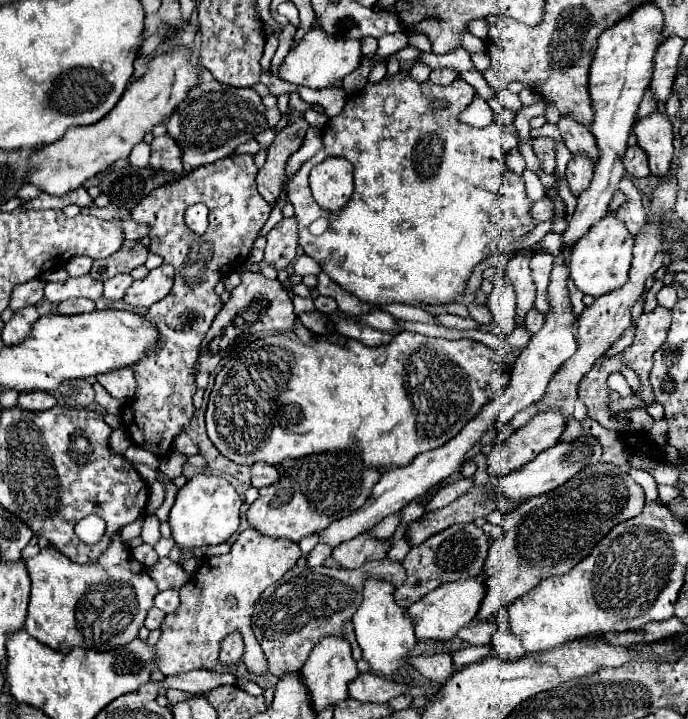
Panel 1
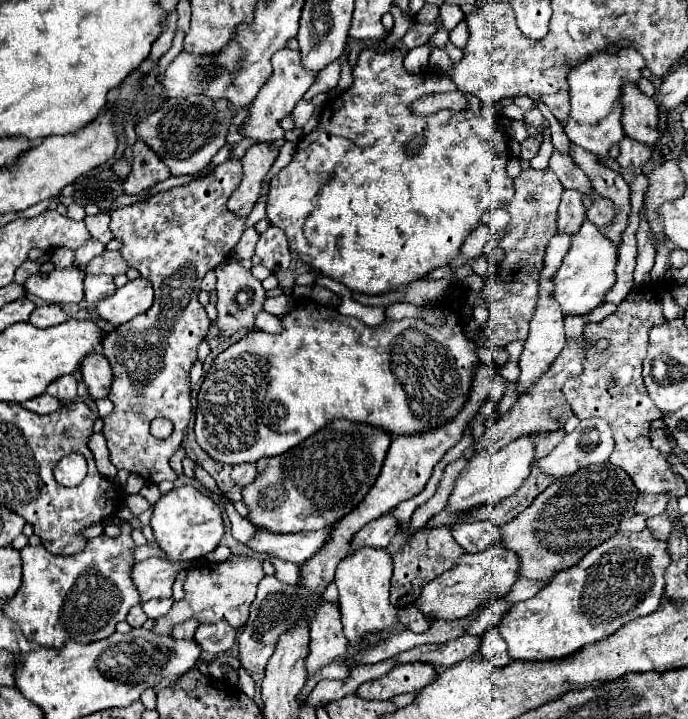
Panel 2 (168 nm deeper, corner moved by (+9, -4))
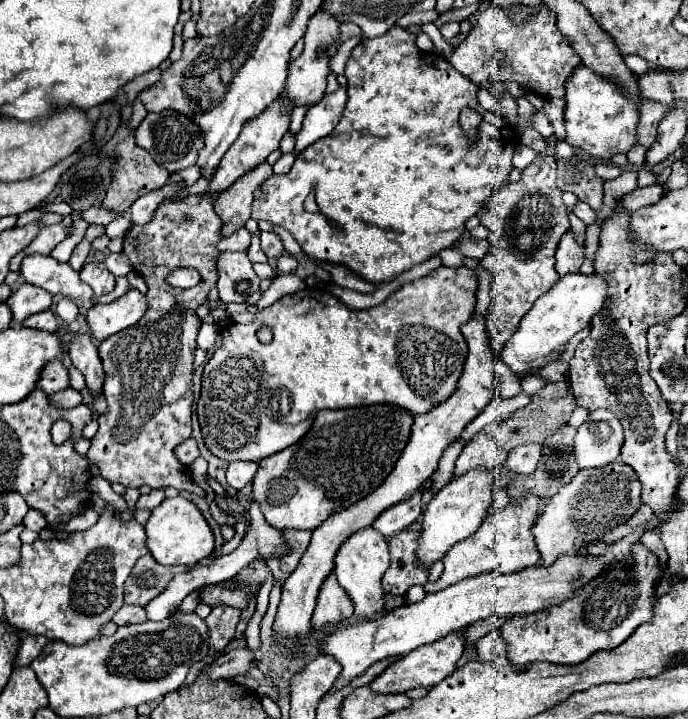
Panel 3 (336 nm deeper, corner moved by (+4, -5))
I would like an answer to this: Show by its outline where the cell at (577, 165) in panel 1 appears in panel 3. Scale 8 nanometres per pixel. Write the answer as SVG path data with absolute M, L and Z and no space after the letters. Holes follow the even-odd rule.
M570 231L564 233L564 237L560 241L560 247L556 251L556 271L558 271L558 275L566 277L566 275L572 275L572 273L578 273L582 261L584 261L584 249L576 243L576 239Z

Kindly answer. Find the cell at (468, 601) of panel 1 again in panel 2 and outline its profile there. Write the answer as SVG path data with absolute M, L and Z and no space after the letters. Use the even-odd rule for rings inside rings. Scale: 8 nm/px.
M499 542L491 544L487 550L477 554L463 554L455 568L447 570L435 578L435 582L427 584L421 592L421 598L415 602L419 612L429 620L459 620L473 614L487 598L505 596L515 580L519 578L519 560L509 550L503 550Z

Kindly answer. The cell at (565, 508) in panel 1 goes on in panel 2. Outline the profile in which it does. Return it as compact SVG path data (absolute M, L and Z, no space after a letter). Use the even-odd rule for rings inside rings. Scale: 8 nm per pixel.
M603 462L599 466L587 466L583 474L571 474L547 486L547 490L543 490L531 502L529 508L519 512L513 520L505 522L501 526L501 544L503 548L517 554L521 578L549 582L557 572L571 568L591 548L611 538L619 530L621 520L631 518L635 514L635 498L637 498L635 484L631 482L631 478L627 478L627 474L623 474L623 470L619 470L617 466L611 466L609 462Z

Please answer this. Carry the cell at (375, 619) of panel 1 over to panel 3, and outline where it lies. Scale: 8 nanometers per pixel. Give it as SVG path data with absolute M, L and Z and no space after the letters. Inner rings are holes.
M372 527L358 529L352 533L338 549L334 559L334 571L338 577L338 583L344 587L344 591L354 601L354 613L360 617L372 617L380 611L384 611L384 591L380 587L382 575L388 569L390 555L388 555L388 543L384 535L376 533Z

